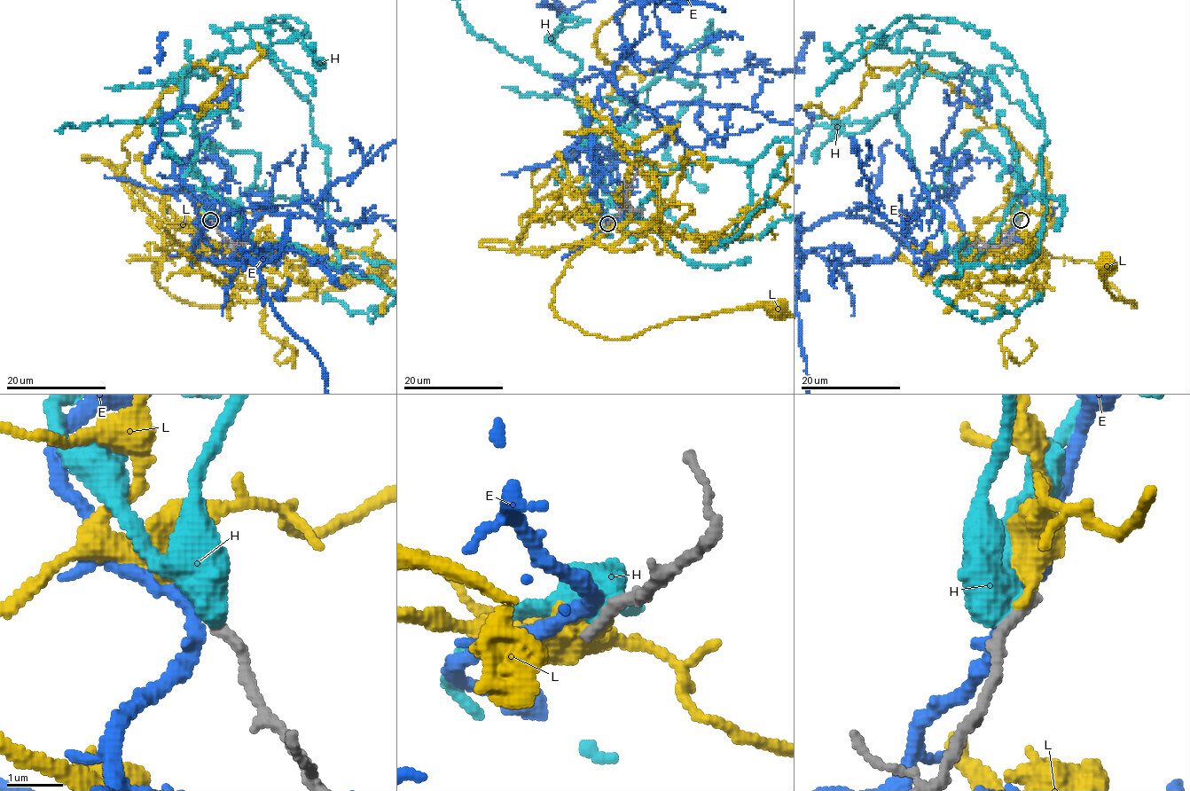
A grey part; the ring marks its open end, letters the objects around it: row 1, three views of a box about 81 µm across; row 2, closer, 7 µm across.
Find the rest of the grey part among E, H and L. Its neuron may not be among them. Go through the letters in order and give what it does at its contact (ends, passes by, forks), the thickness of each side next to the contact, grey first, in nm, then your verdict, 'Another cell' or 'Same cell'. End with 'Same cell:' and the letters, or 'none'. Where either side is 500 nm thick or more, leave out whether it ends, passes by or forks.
E: It passes by. Thickness 260 nm (grey) against 260 nm. Another cell
H: Thickness 280 nm (grey) against 600 nm. Another cell
L: It ends there. Thickness 240 nm (grey) against 440 nm. Another cell
Same cell: none

